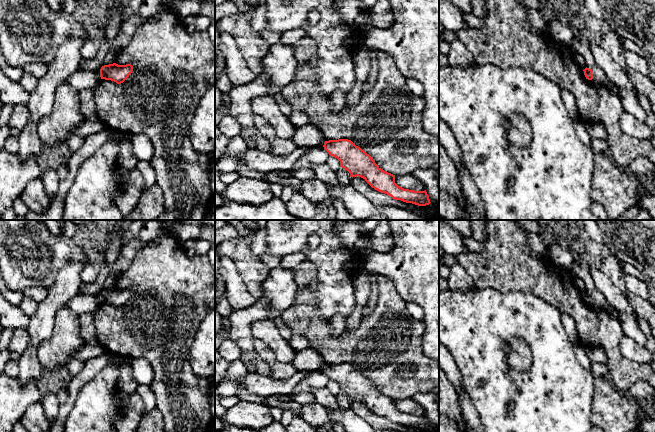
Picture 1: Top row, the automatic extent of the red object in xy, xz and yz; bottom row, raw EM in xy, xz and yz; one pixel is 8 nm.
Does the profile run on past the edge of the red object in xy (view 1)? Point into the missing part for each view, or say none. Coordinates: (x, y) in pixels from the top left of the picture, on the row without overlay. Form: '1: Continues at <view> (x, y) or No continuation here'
1: No continuation here

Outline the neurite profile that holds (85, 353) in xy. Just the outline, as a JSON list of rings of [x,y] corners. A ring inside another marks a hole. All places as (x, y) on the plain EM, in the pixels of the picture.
[[[85,345],[85,346],[82,346],[80,349],[76,350],[72,354],[72,359],[79,359],[79,360],[83,360],[85,362],[91,358],[102,355],[106,351],[107,350],[104,347],[102,347],[101,345],[97,345],[97,346]]]

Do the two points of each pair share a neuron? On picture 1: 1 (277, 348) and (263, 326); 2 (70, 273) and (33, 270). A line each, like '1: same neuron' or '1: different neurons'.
1: same neuron
2: different neurons

